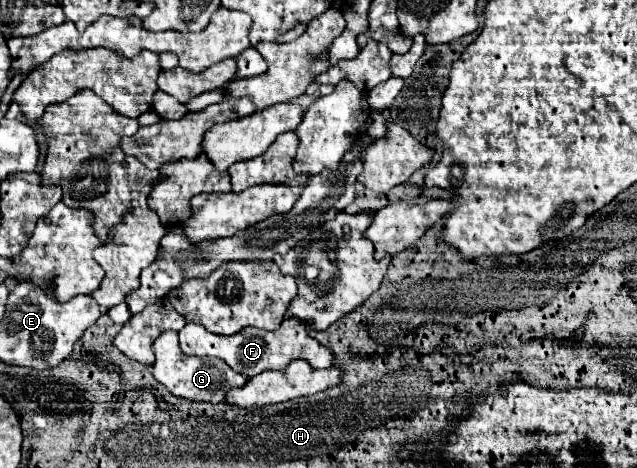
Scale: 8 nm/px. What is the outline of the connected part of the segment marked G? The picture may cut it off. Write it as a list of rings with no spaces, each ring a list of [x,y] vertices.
[[[164,332],[154,342],[154,354],[156,362],[152,366],[154,378],[168,388],[170,394],[186,400],[200,400],[200,402],[212,402],[218,404],[224,400],[224,392],[232,388],[240,388],[244,384],[244,376],[232,372],[228,364],[216,358],[196,358],[196,356],[182,356],[178,346],[178,334],[176,332]]]

